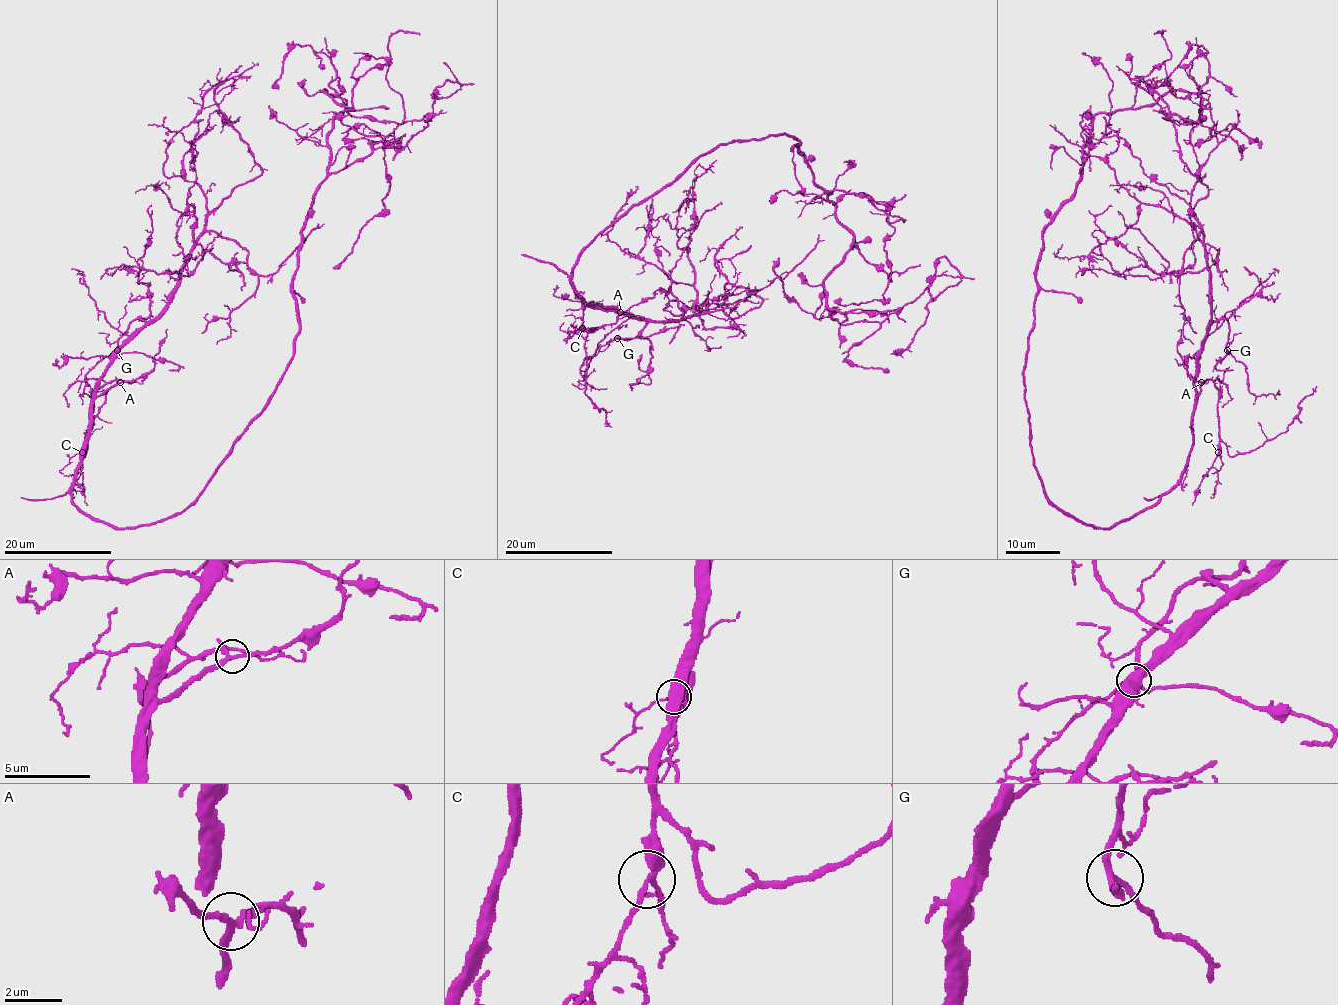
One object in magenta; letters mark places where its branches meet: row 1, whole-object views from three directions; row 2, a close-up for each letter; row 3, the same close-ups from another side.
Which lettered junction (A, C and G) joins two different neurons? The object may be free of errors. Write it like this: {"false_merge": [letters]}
{"false_merge": []}

